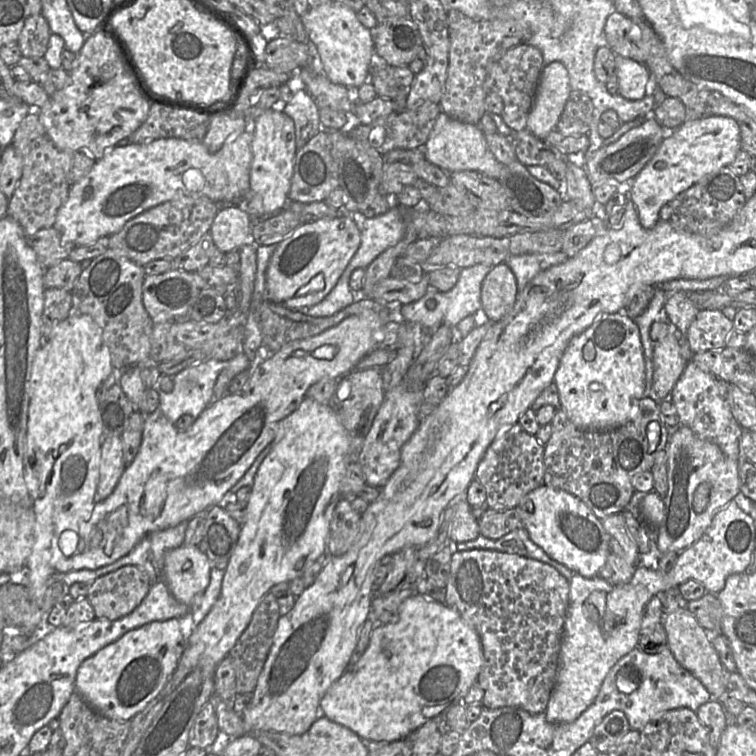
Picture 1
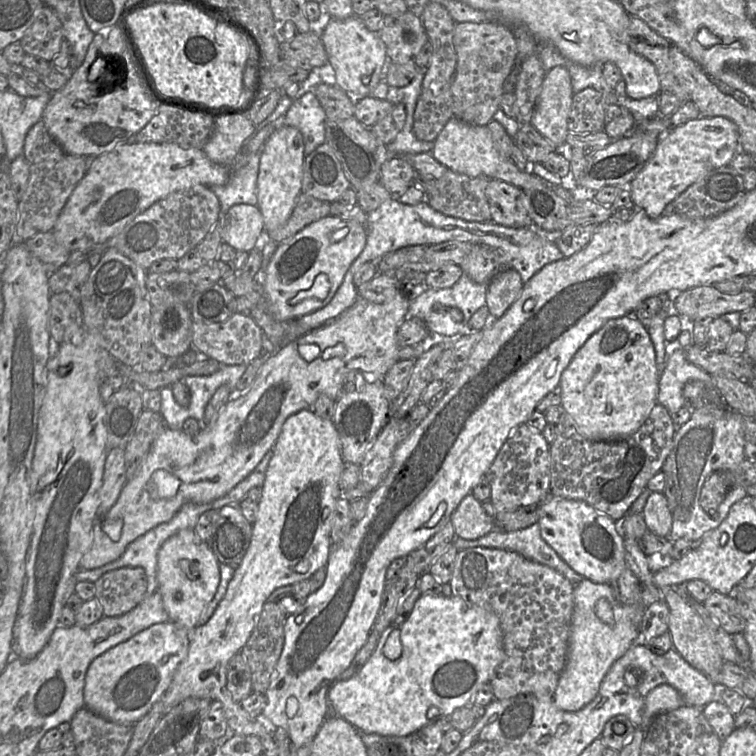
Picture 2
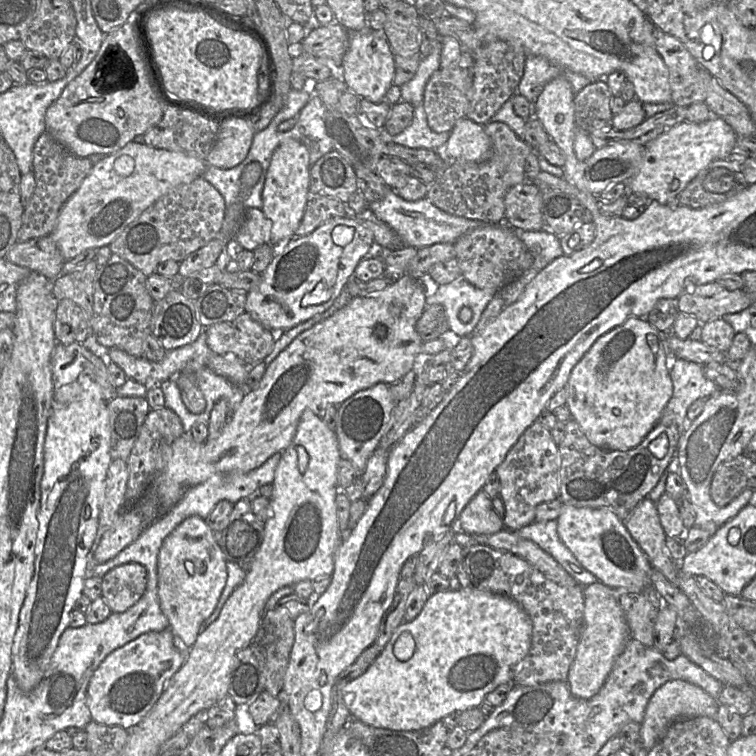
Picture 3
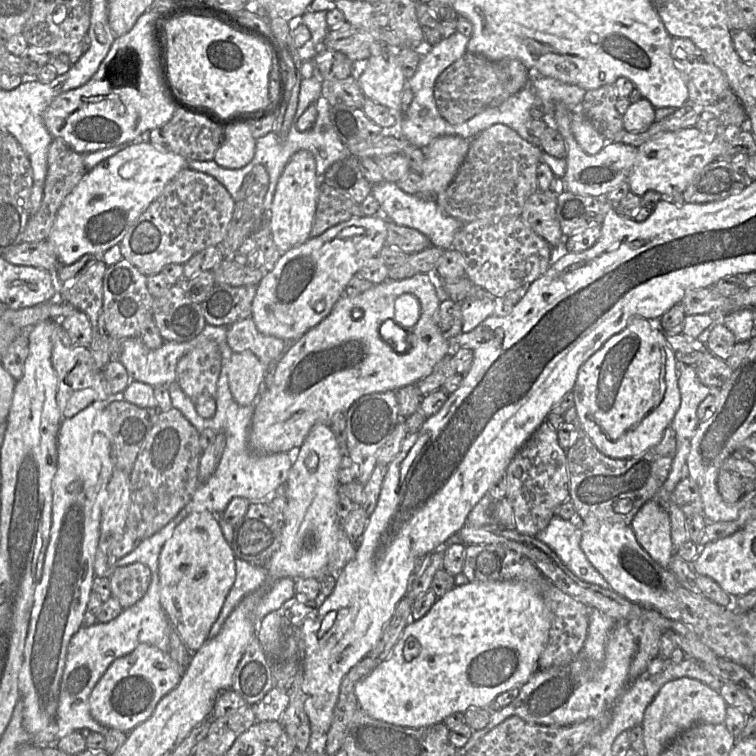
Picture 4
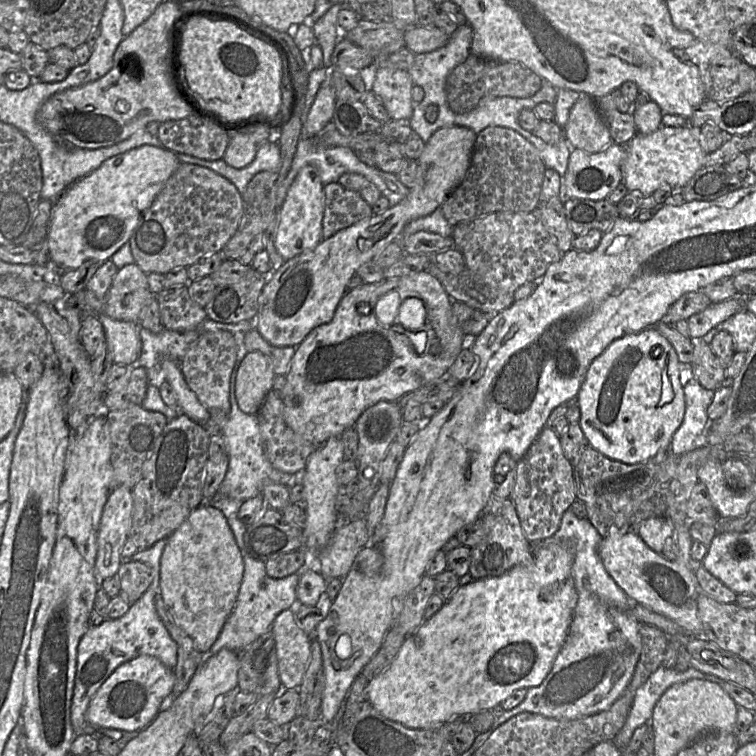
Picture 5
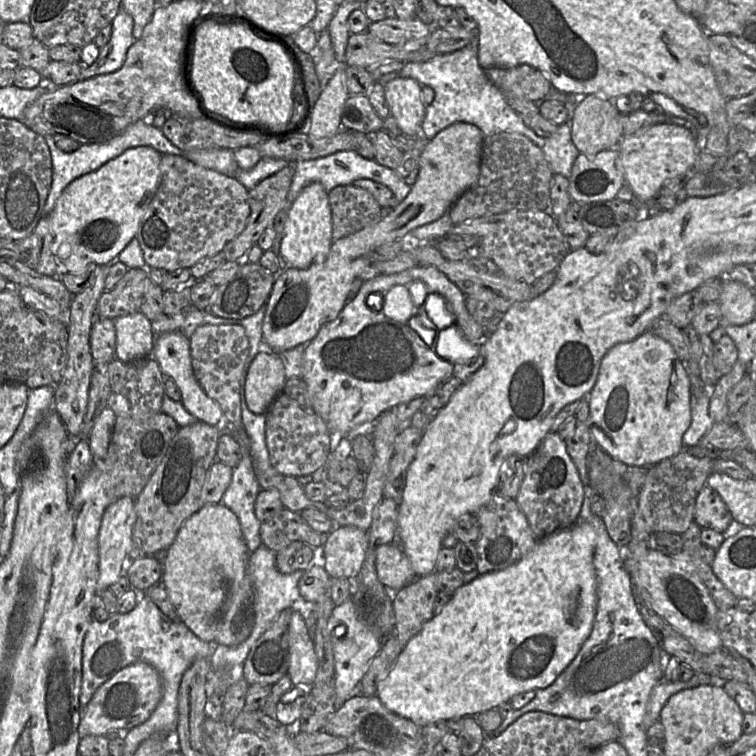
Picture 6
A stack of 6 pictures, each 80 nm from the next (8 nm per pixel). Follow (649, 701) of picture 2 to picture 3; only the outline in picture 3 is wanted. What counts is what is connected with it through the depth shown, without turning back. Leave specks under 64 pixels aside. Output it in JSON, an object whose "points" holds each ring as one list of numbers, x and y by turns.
{"points":[[671,680,660,686,651,696,641,723,641,738,644,749,651,750,665,735,668,728,676,721,697,716,715,719,719,701,702,688,684,680]]}

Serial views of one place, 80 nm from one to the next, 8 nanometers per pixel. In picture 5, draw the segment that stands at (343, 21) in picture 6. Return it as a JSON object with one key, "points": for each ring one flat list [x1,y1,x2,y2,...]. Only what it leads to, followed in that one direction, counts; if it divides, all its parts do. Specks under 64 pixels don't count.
{"points":[[334,4,321,18,312,23,317,43,323,52,323,64,331,66,331,56,336,44,341,40,342,31,338,25,338,13,347,5]]}

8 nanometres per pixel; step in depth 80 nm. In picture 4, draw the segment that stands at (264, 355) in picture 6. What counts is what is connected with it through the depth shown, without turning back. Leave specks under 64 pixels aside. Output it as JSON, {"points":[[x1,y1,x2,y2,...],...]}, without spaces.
{"points":[[249,350,234,353,227,361,222,360,221,371,227,374,233,399,239,405,254,406,266,372,260,360]]}

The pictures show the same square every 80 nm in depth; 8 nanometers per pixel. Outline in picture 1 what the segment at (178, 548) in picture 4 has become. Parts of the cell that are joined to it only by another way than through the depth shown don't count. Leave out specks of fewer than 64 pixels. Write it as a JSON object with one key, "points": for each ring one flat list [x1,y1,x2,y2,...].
{"points":[[182,544,166,553,164,580,174,598,190,607,193,599,209,585,212,569,212,561,196,545]]}

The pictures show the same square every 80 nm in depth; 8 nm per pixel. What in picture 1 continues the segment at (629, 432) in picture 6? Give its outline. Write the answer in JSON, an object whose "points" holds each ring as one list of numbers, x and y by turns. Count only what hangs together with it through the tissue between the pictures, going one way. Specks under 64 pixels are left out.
{"points":[[624,312,606,313,598,316,586,330,574,336,570,340,560,359,559,366,554,375,553,383,558,388,560,408,565,411,571,422,573,422,573,424,578,428,584,430,609,430,626,423,630,419,633,412,635,412,637,409,640,400,646,397,647,394,644,350,640,331,636,322,629,316,625,315]]}

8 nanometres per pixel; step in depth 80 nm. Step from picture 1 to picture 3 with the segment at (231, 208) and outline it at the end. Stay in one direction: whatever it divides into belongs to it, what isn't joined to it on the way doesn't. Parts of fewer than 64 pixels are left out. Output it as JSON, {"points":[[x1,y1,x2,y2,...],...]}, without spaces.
{"points":[[247,208,234,239,244,250,254,251,271,239,272,223,259,208]]}

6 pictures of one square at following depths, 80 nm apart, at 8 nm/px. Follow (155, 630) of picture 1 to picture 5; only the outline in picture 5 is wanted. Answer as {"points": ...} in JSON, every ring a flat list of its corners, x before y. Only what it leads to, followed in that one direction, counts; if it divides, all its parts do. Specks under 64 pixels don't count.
{"points":[[137,656,121,664,101,684,89,702,86,719,101,728,115,728,123,732,140,731,158,714,162,702,172,694,175,682,174,669,154,656]]}

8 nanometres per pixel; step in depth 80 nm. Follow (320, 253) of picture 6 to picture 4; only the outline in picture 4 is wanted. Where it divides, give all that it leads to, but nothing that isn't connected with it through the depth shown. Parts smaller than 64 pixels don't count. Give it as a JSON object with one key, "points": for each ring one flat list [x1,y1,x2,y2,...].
{"points":[[299,150,291,156,276,184,269,221,273,242,282,253,303,244,311,237,319,191,315,166,311,152]]}

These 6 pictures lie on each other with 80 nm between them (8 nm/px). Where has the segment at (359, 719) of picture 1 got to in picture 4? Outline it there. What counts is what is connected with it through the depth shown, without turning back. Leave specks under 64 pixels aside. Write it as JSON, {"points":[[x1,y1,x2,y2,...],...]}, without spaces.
{"points":[[516,581,469,582,462,586,455,586,438,598,425,616,411,621,403,630,389,657,355,685,354,692,359,707,374,719,401,727,421,728,443,722,445,718,456,712,462,713,469,708,488,706,501,693,514,687,521,687,538,671,538,659,548,642,550,627,549,611,540,594,531,586]]}

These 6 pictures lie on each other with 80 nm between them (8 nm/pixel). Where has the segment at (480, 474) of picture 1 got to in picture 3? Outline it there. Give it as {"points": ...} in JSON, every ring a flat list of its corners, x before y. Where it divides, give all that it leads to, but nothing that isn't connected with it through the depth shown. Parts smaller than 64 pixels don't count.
{"points":[[535,422,529,426,509,450,495,472,501,483,499,497,505,506,504,529,518,530,535,522,536,507,556,500,560,495,559,471,561,466,558,445,551,432]]}

